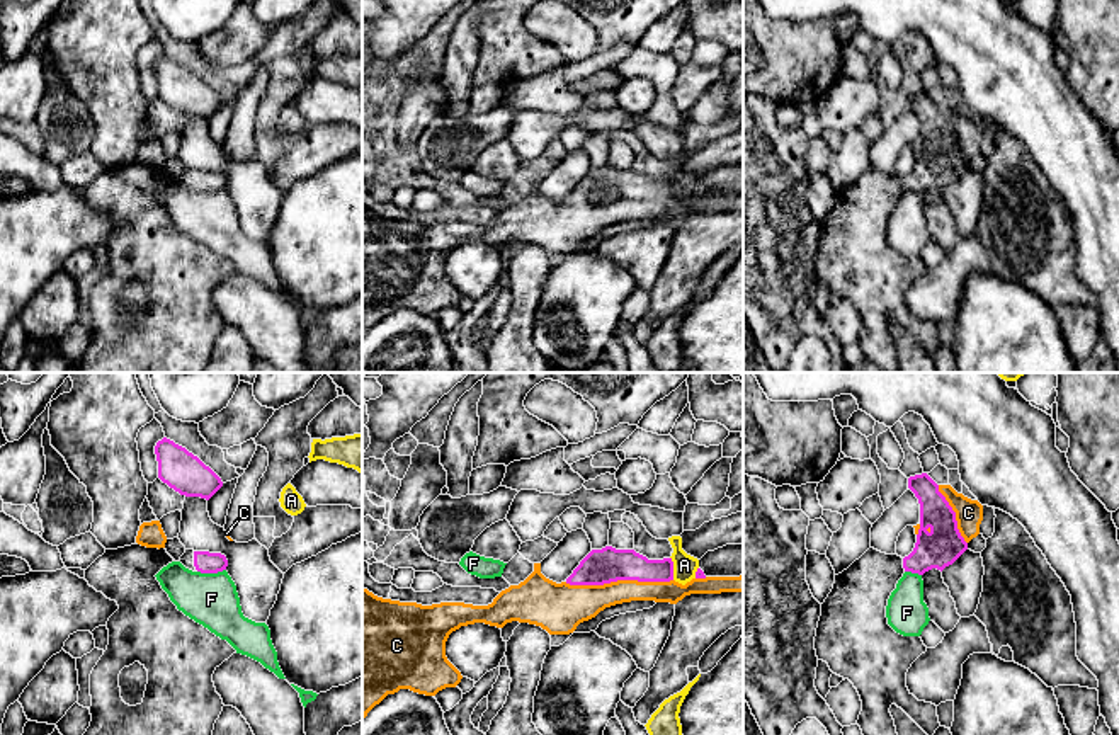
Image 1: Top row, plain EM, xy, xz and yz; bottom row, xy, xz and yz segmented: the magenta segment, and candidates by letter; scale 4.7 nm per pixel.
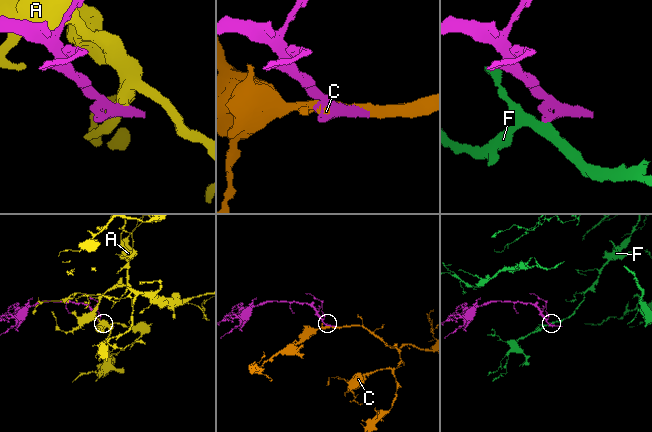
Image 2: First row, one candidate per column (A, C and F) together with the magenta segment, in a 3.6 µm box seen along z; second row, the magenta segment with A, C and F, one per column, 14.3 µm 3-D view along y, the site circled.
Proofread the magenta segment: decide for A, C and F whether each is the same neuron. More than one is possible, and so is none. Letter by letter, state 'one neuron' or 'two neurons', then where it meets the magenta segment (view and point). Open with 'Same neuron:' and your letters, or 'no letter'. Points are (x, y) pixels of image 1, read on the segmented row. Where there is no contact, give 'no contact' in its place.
Same neuron: C
A: two neurons; meets magenta in xz at (672, 569)
C: one neuron; meets magenta in xz at (618, 579)
F: two neurons; meets magenta in xy at (211, 572)

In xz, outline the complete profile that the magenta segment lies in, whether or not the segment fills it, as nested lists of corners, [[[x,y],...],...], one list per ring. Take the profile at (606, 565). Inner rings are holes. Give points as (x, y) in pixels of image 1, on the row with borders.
[[[612,546],[592,550],[561,584],[546,578],[541,563],[534,563],[534,572],[524,582],[502,590],[488,606],[464,602],[422,606],[383,599],[362,587],[362,720],[388,694],[400,689],[435,696],[446,687],[456,687],[463,675],[447,660],[446,641],[461,626],[485,623],[503,628],[507,623],[519,621],[541,626],[549,635],[570,635],[580,623],[616,604],[631,601],[677,604],[690,594],[721,592],[743,592],[743,575],[706,577],[697,568],[696,577],[682,585],[673,580],[672,558],[648,560],[634,550]]]

